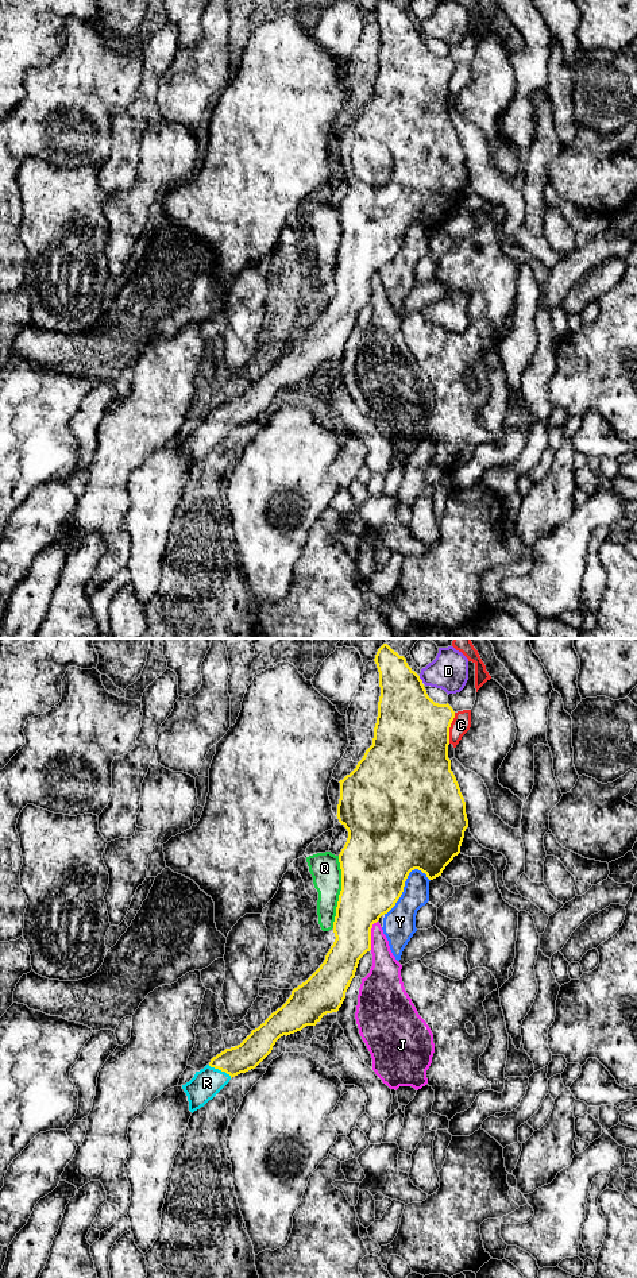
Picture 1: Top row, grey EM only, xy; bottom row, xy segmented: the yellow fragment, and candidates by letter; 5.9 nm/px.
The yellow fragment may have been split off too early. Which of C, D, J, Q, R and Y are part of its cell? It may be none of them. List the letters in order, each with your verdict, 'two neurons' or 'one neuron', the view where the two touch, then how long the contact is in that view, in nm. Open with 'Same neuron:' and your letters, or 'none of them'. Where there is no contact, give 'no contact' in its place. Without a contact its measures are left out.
Same neuron: R
C: two neurons | xy | 190 nm
D: two neurons | xy | 50 nm
J: two neurons | xy | 180 nm
Q: two neurons | xy | 440 nm
R: one neuron | xy | 160 nm
Y: two neurons | xy | 360 nm

